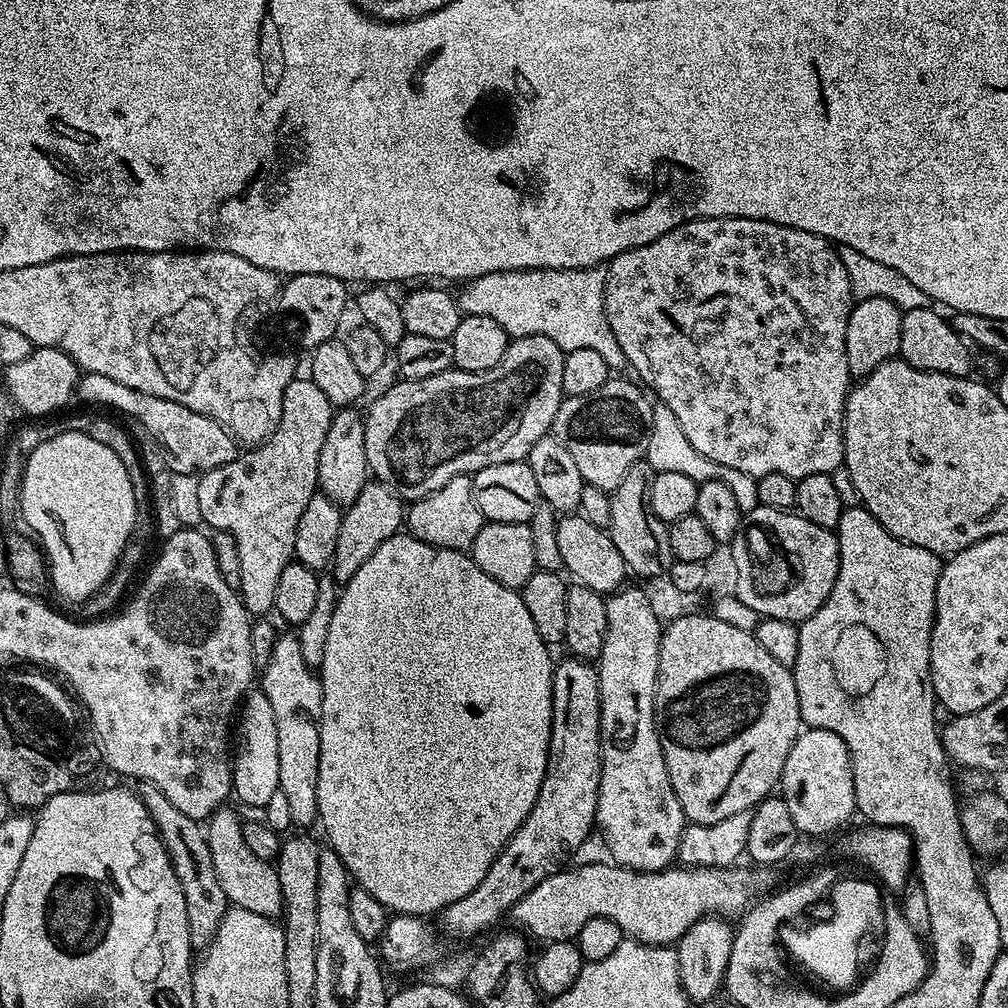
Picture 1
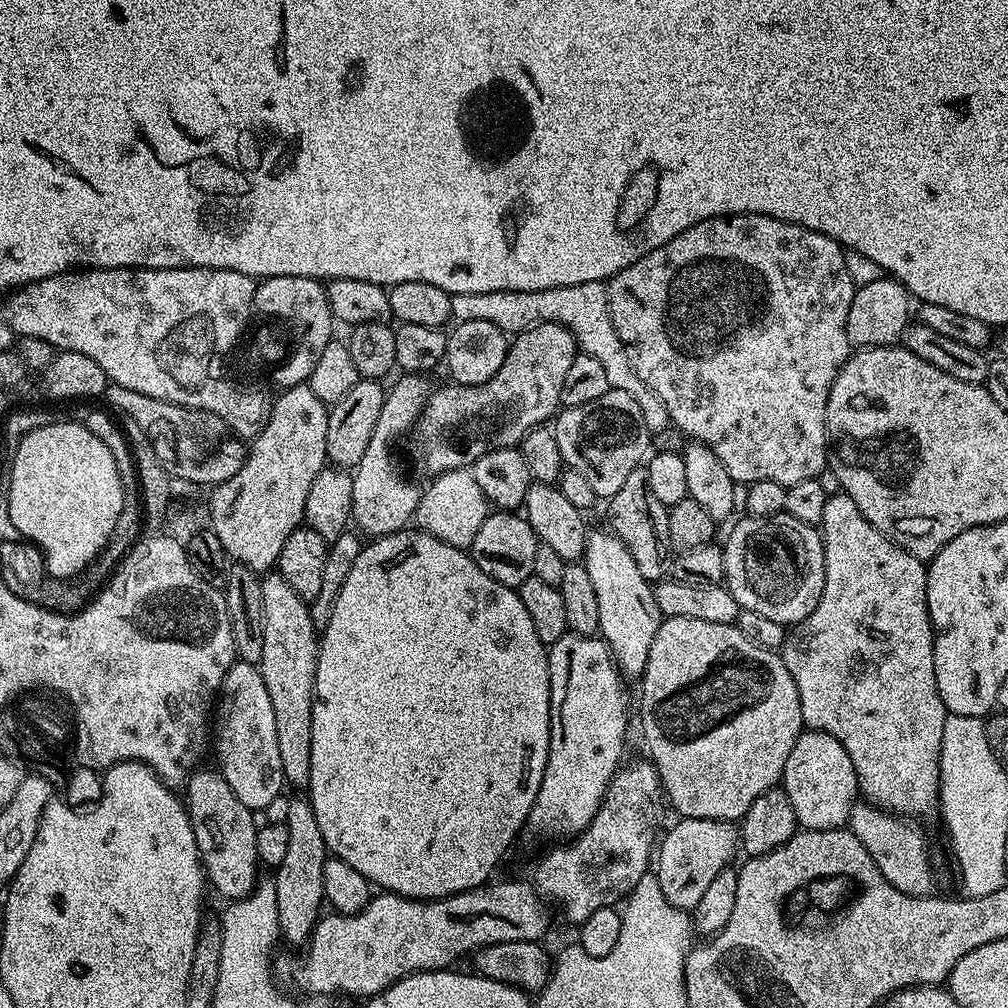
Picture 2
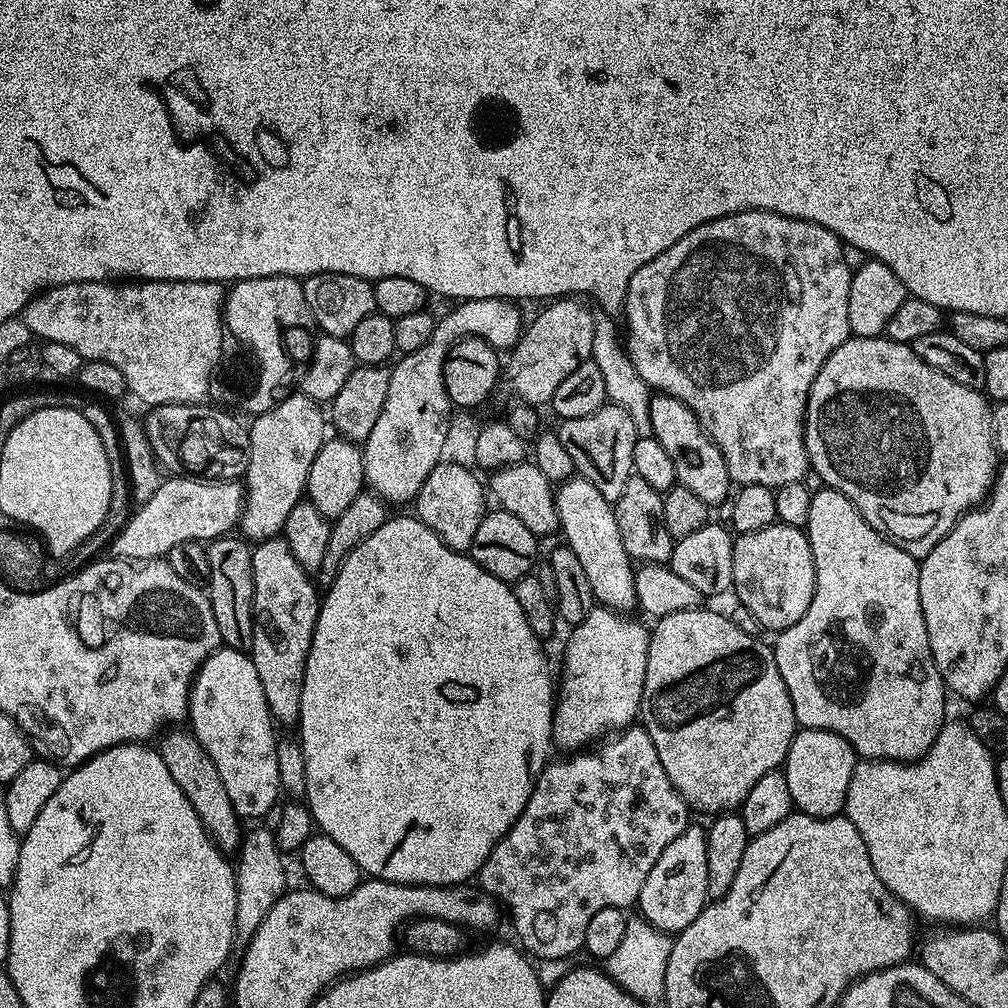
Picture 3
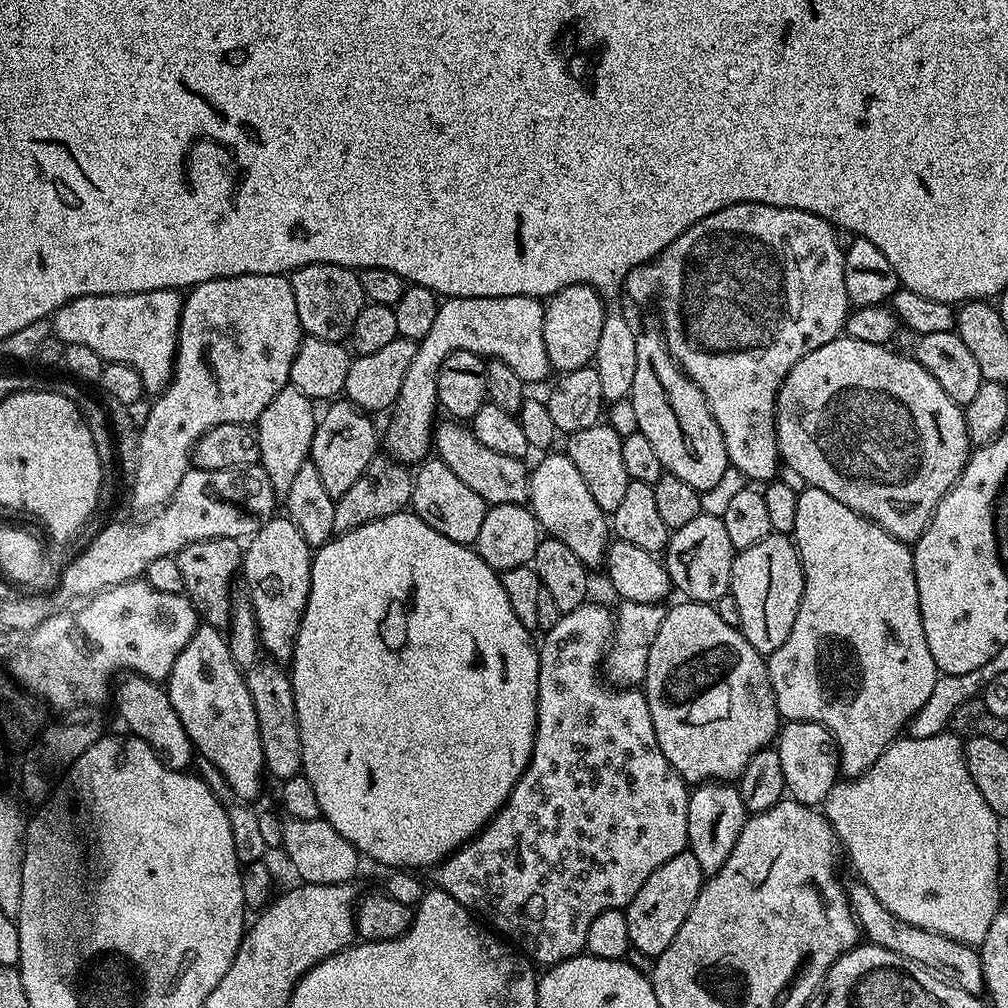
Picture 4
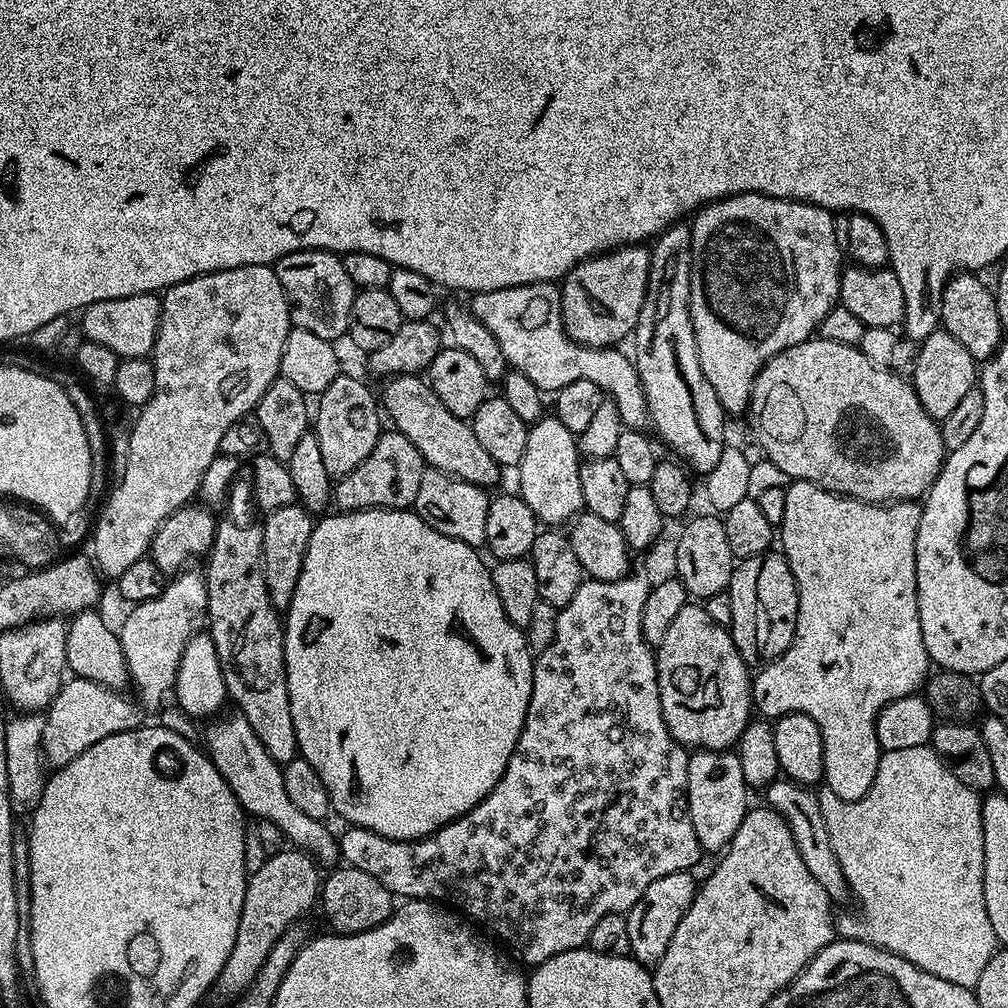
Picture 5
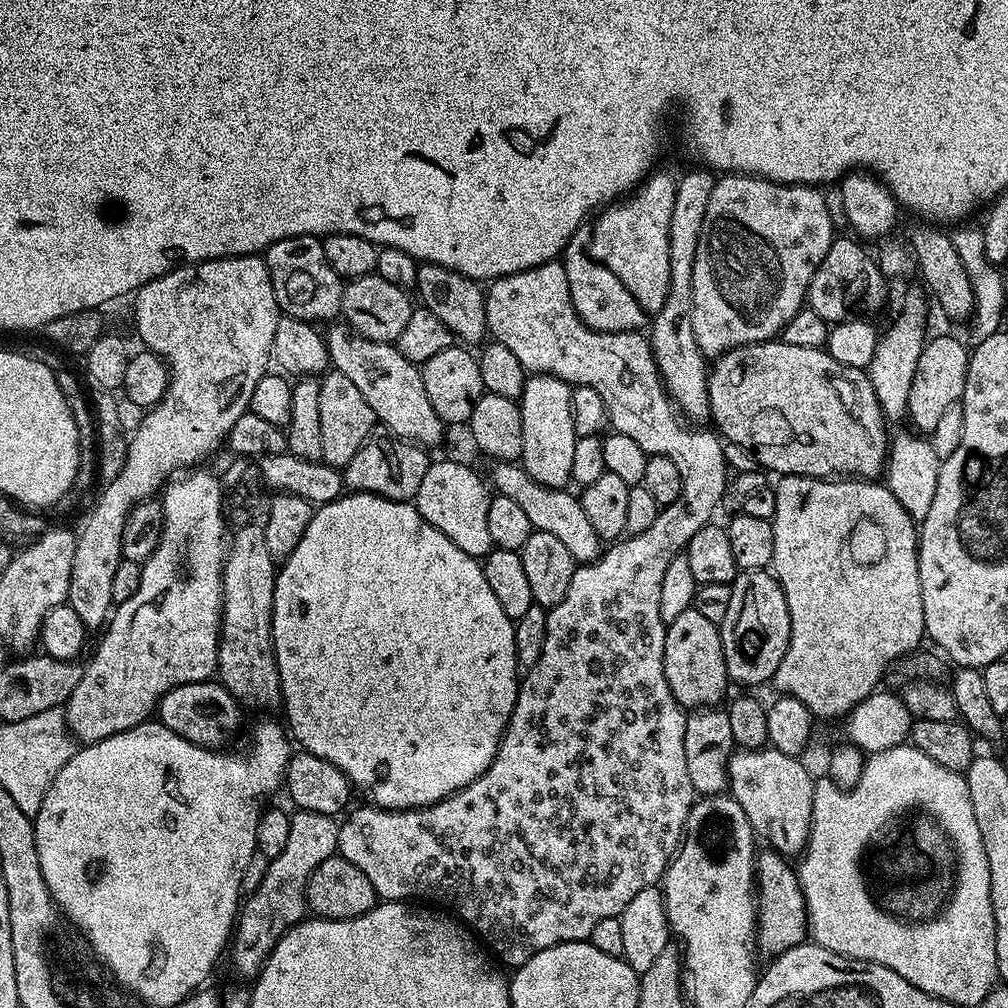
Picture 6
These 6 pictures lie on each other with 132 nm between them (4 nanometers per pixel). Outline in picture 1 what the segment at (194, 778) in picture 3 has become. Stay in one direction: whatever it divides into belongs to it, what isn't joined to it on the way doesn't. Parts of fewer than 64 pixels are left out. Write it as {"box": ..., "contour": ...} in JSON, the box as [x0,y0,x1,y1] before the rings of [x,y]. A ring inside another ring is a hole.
{"box":[206,806,284,917],"contour":[[[221,806],[206,821],[210,859],[214,861],[214,874],[218,874],[218,886],[226,890],[231,907],[250,910],[250,914],[279,917],[283,913],[284,903],[276,869],[269,861],[258,858],[250,846],[246,846],[242,816],[228,807]]]}

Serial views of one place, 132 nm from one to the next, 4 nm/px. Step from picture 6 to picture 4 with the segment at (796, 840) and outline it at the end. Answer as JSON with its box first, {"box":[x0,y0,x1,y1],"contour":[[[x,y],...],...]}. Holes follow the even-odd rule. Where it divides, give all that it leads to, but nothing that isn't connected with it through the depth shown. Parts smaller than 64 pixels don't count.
{"box":[846,878,985,994],"contour":[[[852,878],[852,881],[847,881],[846,891],[848,894],[848,905],[851,906],[852,912],[856,916],[856,923],[859,924],[863,939],[867,943],[877,944],[880,948],[890,950],[899,956],[905,956],[907,960],[921,964],[929,972],[936,973],[941,980],[947,980],[949,984],[955,984],[956,987],[962,990],[973,994],[980,994],[985,991],[980,953],[973,945],[959,944],[954,938],[946,938],[942,934],[934,934],[930,930],[922,930],[918,926],[910,926],[910,922],[902,922],[902,918],[898,918],[898,914],[890,914],[890,910],[886,910],[886,906],[882,906],[882,902],[878,902],[878,898],[874,898],[870,886],[863,884],[859,878]]]}

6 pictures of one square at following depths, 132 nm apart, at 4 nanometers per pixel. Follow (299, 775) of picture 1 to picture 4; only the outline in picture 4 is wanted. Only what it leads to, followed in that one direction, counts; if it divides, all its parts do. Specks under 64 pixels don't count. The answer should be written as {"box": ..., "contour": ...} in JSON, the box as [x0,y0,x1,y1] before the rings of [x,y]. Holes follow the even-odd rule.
{"box":[242,515,313,662],"contour":[[[273,515],[262,530],[247,541],[242,552],[242,580],[248,583],[247,599],[254,610],[254,618],[262,646],[269,656],[281,662],[291,661],[296,635],[306,610],[312,581],[313,549],[287,515]]]}

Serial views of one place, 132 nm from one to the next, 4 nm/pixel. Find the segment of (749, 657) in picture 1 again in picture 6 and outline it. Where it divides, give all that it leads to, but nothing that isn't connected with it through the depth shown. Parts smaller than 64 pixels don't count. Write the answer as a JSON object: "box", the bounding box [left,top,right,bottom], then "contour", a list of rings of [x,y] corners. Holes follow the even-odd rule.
{"box":[664,607,730,710],"contour":[[[691,607],[682,610],[682,614],[674,618],[674,622],[667,624],[664,633],[666,682],[681,708],[695,710],[719,705],[725,699],[724,691],[730,688],[730,681],[718,625],[708,621],[705,616],[698,614],[696,608]]]}

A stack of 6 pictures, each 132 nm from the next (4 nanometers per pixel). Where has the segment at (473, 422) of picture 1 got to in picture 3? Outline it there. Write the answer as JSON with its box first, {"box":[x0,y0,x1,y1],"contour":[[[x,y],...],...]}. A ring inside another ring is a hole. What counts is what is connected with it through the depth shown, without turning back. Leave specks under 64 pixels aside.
{"box":[506,298,596,406],"contour":[[[556,298],[551,301],[532,321],[527,321],[526,327],[521,331],[520,340],[507,353],[506,356],[506,380],[508,376],[508,388],[523,403],[533,406],[547,405],[551,401],[554,390],[569,376],[569,374],[582,366],[582,362],[591,360],[592,347],[594,346],[594,326],[596,320],[592,312],[580,298]]]}

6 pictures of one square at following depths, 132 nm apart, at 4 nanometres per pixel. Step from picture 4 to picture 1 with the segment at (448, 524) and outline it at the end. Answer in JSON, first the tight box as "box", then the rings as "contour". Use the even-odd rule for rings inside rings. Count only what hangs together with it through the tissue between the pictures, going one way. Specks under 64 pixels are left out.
{"box":[406,476,486,549],"contour":[[[455,476],[438,490],[426,494],[420,500],[411,501],[406,512],[406,528],[422,542],[433,544],[439,548],[471,549],[474,538],[478,538],[478,530],[486,523],[484,515],[474,502],[472,476]]]}

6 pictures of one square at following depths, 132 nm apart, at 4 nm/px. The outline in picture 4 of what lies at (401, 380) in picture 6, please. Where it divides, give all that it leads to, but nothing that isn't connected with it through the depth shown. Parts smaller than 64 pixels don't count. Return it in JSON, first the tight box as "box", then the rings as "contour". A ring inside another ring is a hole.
{"box":[434,422,530,506],"contour":[[[440,422],[434,428],[434,452],[438,459],[446,462],[446,466],[450,466],[450,470],[454,470],[454,474],[458,474],[458,478],[462,478],[462,482],[466,482],[466,486],[470,486],[470,490],[474,490],[474,494],[482,497],[485,504],[489,506],[493,504],[527,505],[530,490],[529,465],[524,460],[510,458],[506,454],[498,454],[498,450],[490,450],[490,446],[482,446],[482,442],[478,442],[478,438],[474,438],[471,427],[460,422],[448,423],[452,424]]]}

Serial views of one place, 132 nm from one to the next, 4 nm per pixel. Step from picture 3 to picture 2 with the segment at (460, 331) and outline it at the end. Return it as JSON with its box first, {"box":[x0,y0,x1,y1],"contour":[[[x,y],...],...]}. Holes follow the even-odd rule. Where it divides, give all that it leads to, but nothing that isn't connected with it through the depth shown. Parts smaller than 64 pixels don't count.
{"box":[350,374,430,538],"contour":[[[404,374],[399,378],[401,380],[393,388],[389,387],[385,391],[382,414],[378,414],[378,426],[374,426],[374,434],[370,434],[370,446],[366,446],[362,462],[358,462],[352,472],[354,496],[350,520],[365,537],[368,535],[368,538],[405,531],[413,523],[420,501],[421,489],[415,488],[396,469],[396,464],[392,461],[392,447],[399,436],[409,435],[416,419],[423,412],[424,404],[430,395],[427,380],[429,377],[424,374]]]}

